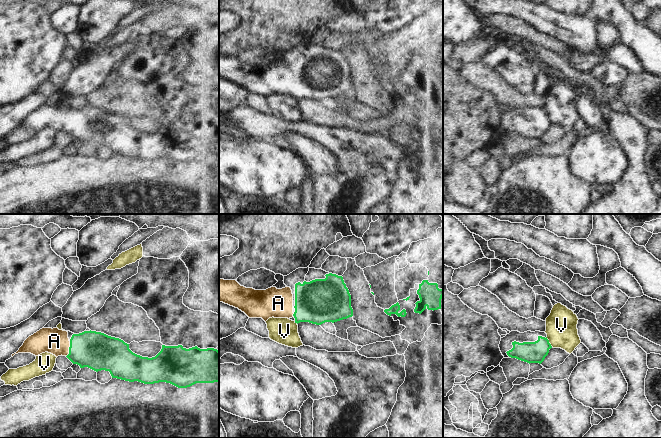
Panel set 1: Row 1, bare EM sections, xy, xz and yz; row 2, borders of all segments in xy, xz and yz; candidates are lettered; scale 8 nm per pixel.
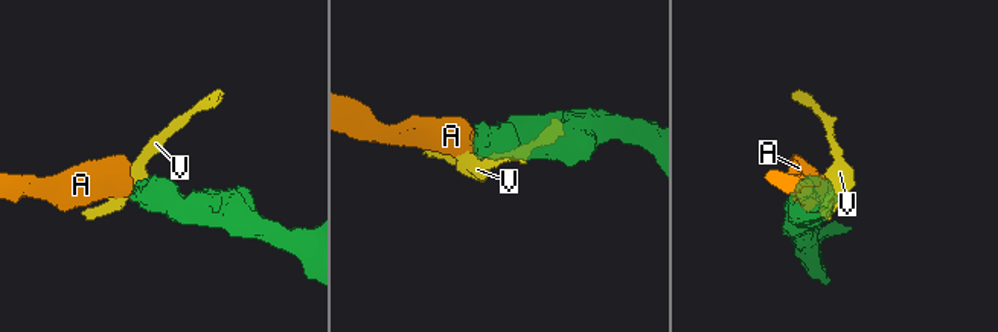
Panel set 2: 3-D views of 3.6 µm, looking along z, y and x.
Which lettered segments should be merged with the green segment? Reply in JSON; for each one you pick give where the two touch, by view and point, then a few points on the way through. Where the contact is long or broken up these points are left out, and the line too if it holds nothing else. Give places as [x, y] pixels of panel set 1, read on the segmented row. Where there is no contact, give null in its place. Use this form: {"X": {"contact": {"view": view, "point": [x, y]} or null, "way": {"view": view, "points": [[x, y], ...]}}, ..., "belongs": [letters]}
{"A": {"contact": {"view": "xy", "point": [69, 349]}, "way": {"view": "xy", "points": [[95, 350], [69, 349], [54, 341]]}}, "belongs": ["A"]}

